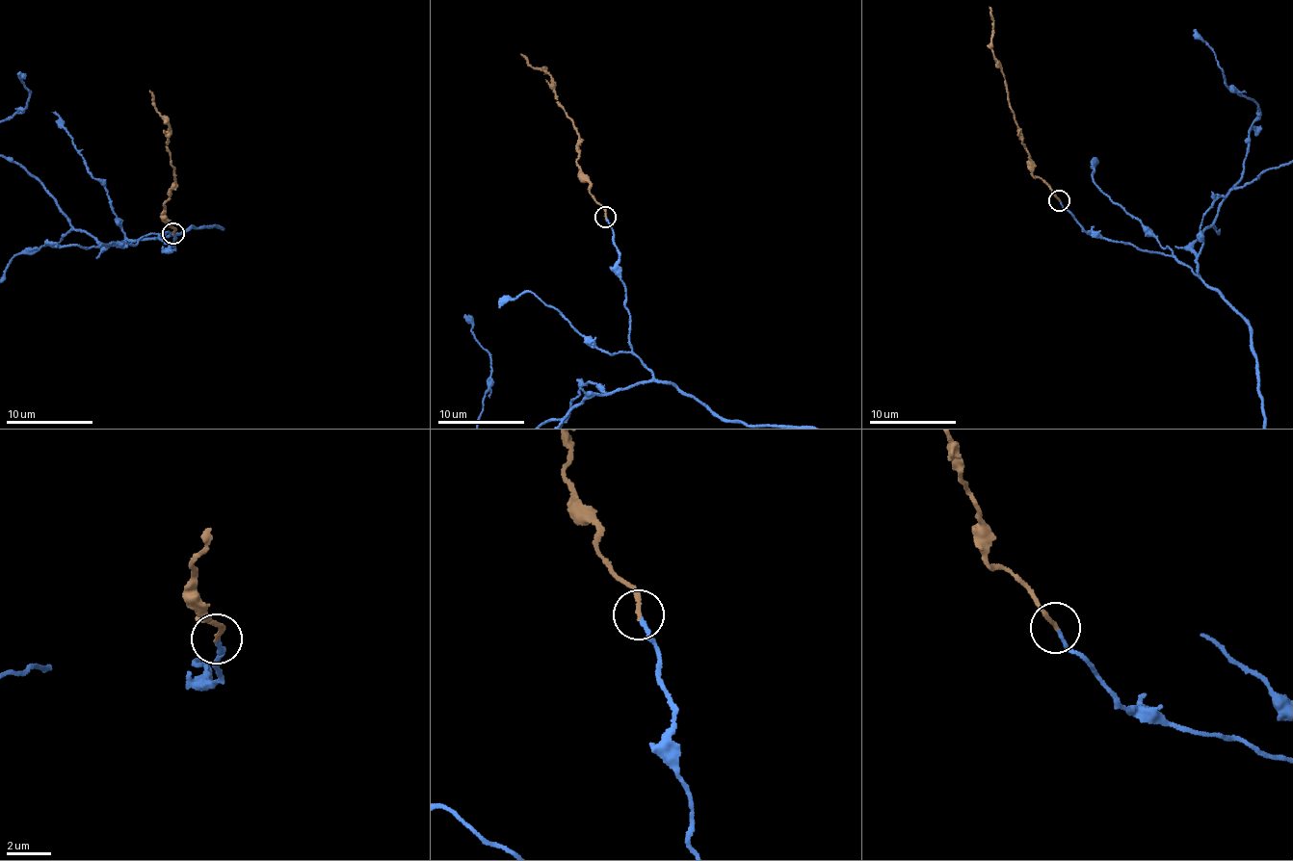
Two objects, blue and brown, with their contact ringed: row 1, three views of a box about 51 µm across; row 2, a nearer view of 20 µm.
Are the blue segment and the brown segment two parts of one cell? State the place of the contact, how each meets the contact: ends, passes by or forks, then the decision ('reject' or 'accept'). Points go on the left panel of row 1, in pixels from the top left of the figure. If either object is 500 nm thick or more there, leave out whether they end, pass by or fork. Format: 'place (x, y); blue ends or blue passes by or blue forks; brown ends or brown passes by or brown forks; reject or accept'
place (173, 233); blue ends; brown ends; accept

